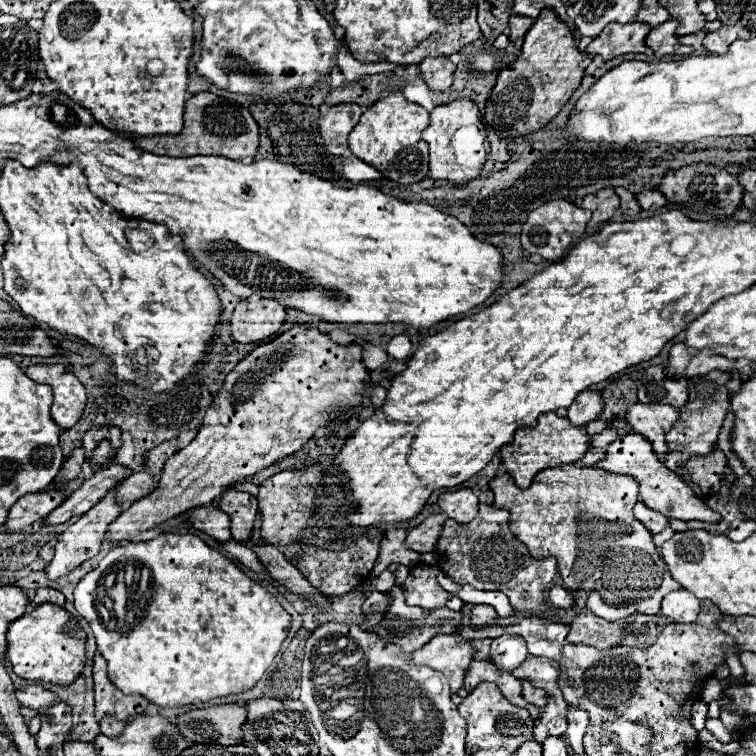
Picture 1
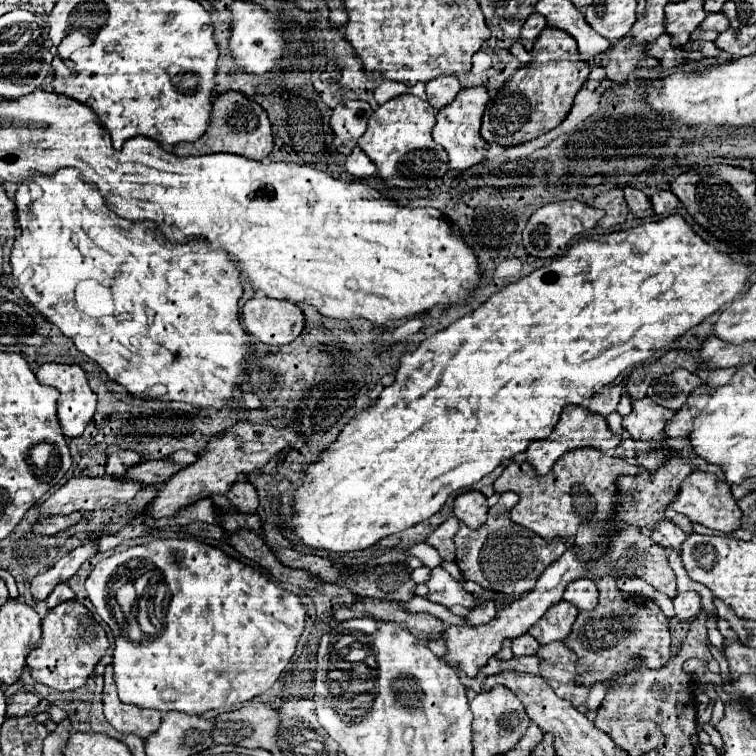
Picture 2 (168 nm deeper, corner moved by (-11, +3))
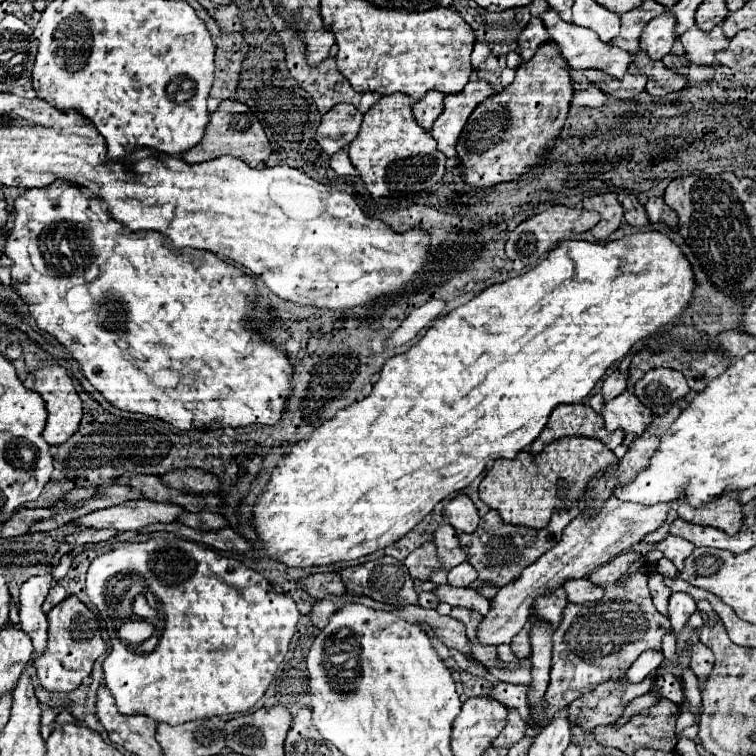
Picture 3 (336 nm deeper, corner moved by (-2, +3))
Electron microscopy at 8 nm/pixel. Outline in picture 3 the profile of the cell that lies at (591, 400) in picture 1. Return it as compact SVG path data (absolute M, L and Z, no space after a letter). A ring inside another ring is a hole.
M619 371L611 373L605 381L603 381L603 387L601 387L601 395L603 395L603 401L609 401L617 395L621 395L627 387L627 375L621 375Z

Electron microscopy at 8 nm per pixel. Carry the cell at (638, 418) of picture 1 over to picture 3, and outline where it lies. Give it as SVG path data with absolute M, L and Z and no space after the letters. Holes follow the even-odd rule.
M623 391L619 397L605 401L603 405L603 419L609 431L623 429L635 437L643 435L647 425L653 421L651 409L647 409L633 391Z

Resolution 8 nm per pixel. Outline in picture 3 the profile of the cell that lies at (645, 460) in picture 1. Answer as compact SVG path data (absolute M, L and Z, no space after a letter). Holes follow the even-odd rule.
M739 491L722 494L716 500L709 501L701 507L693 507L687 499L677 501L677 515L695 525L717 527L729 535L735 535L741 527L741 503L738 500Z

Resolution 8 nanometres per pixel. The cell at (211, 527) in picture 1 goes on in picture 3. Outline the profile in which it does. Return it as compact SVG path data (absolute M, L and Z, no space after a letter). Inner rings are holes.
M135 499L127 501L109 509L93 511L75 523L81 527L95 527L95 529L115 529L123 531L137 531L141 527L153 523L173 523L185 509L175 503L157 503L149 499Z

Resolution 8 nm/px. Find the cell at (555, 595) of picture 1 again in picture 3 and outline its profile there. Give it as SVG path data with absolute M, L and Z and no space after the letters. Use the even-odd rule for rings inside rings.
M571 579L563 585L567 599L571 603L587 603L587 601L599 601L603 597L603 589L593 585L589 579Z

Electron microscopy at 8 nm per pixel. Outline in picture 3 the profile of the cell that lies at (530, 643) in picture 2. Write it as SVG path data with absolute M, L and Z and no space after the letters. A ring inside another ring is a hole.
M527 623L527 625L525 625L525 629L521 629L521 633L519 633L519 635L515 635L515 637L513 637L513 641L511 641L511 649L513 649L513 653L517 655L517 659L527 657L527 655L531 653L529 631L531 631L531 623Z

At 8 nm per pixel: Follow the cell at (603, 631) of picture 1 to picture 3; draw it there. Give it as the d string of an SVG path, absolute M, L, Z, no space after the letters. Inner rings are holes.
M639 551L621 553L589 575L589 581L605 589L603 599L583 605L569 603L565 607L563 621L553 633L551 681L545 693L545 699L549 703L549 717L553 711L557 713L559 709L563 709L563 705L569 705L603 681L617 681L617 677L625 673L643 651L661 651L661 637L671 625L669 619L661 615L651 601L645 569L629 573L625 585L615 585L615 581L627 573L629 565L637 557L641 557Z

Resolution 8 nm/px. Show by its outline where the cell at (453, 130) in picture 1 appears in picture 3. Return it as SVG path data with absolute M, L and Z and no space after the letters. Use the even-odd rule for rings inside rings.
M475 81L467 83L465 89L455 95L445 95L445 109L431 127L431 135L437 141L437 149L445 157L457 159L455 147L469 115L481 101L491 97L491 93L495 91L487 81Z

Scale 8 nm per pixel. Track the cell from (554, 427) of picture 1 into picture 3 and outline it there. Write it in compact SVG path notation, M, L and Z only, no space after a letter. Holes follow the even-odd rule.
M581 403L559 405L553 409L543 433L531 443L531 453L539 455L549 443L563 439L563 437L573 437L573 435L599 439L609 449L615 449L625 437L625 433L619 429L607 431L603 417L599 413L595 413L591 407L585 407Z

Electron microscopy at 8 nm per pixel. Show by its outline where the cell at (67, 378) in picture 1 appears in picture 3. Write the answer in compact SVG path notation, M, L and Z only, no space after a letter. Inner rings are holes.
M51 365L51 367L41 367L41 369L35 369L29 373L29 377L23 381L27 389L33 389L37 393L41 393L43 401L45 401L45 407L49 411L49 419L47 419L47 425L45 425L45 431L43 431L43 437L49 445L61 445L65 443L79 427L79 421L83 417L83 401L81 397L77 395L75 387L73 387L73 381L67 373L65 367L61 365Z

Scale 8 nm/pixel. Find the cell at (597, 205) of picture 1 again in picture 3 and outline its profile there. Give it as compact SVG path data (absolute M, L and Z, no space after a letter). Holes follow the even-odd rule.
M615 193L585 197L583 207L599 211L599 215L601 215L601 221L591 229L595 239L607 239L623 221L623 209L621 209Z

